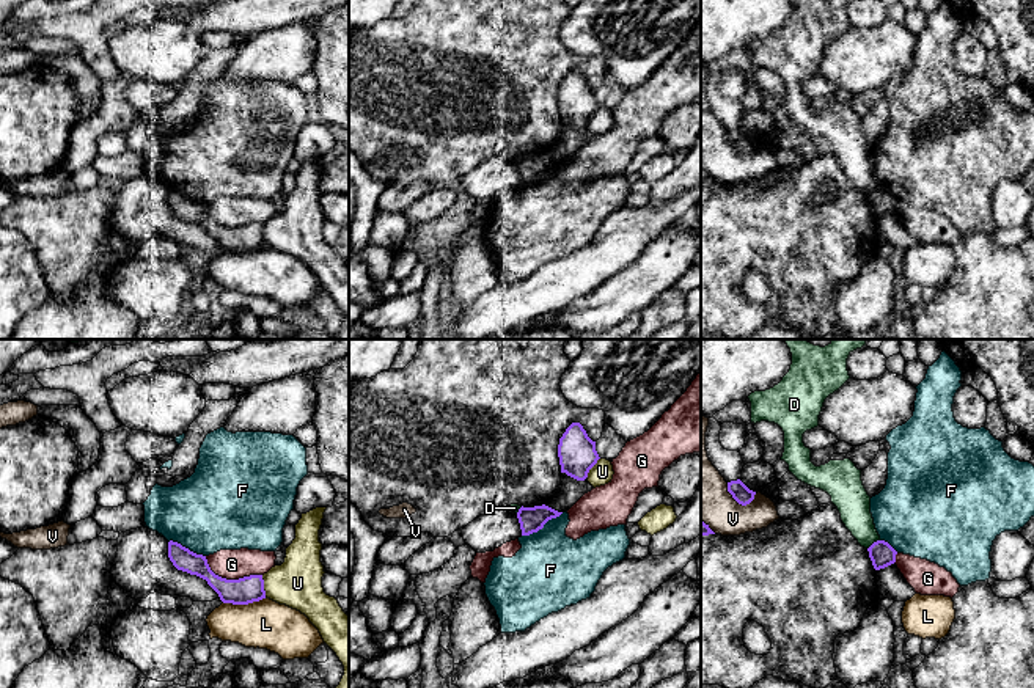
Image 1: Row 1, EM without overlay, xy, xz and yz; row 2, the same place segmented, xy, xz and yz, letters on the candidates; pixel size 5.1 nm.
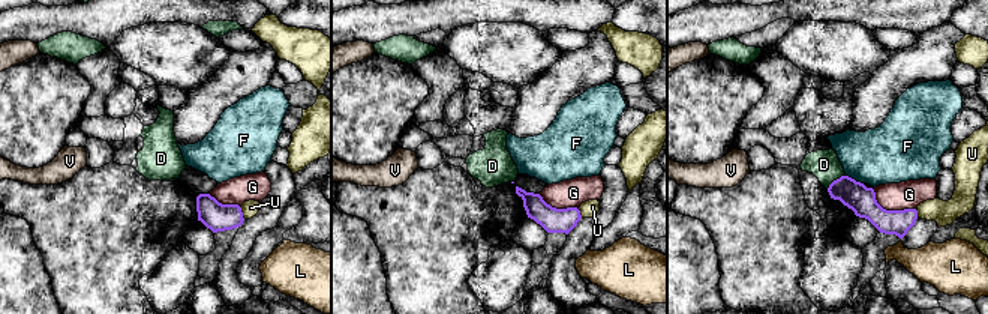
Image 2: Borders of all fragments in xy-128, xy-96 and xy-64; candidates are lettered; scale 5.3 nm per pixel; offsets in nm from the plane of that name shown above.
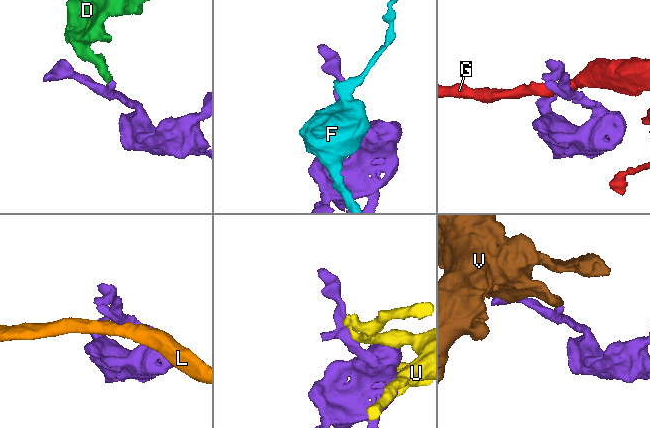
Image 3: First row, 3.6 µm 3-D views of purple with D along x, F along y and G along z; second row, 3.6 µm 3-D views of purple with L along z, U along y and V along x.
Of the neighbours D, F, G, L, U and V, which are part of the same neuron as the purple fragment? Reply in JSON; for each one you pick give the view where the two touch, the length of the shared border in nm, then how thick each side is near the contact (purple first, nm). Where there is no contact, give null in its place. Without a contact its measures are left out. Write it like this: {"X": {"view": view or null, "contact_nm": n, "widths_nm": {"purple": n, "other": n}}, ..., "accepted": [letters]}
{"accepted": []}

